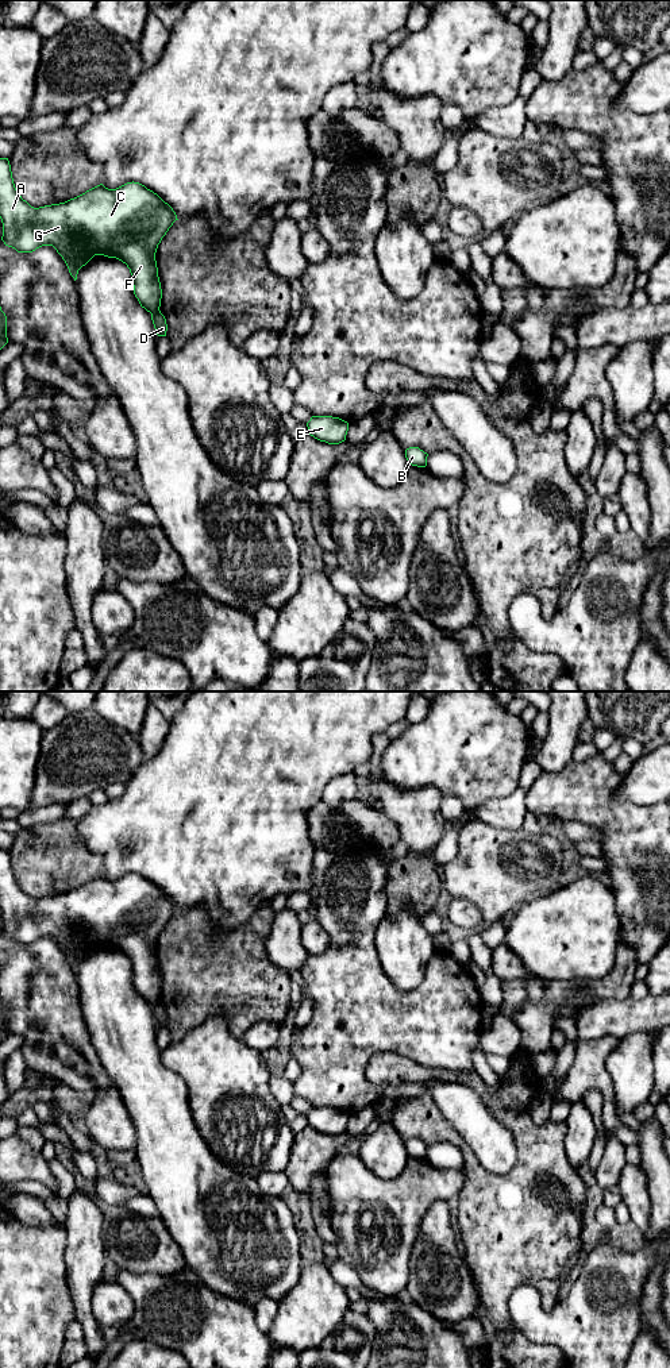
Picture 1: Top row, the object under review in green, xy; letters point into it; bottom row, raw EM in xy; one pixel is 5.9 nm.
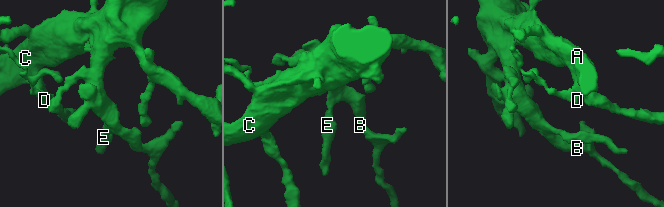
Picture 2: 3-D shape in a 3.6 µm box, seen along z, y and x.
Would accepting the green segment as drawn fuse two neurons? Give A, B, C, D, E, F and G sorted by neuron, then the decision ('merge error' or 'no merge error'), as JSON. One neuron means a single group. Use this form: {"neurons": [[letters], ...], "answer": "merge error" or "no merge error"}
{"neurons": [["A", "B", "C", "E", "F", "G"], ["D"]], "answer": "merge error"}

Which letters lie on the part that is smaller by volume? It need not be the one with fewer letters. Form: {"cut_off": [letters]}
{"cut_off": ["D"]}

